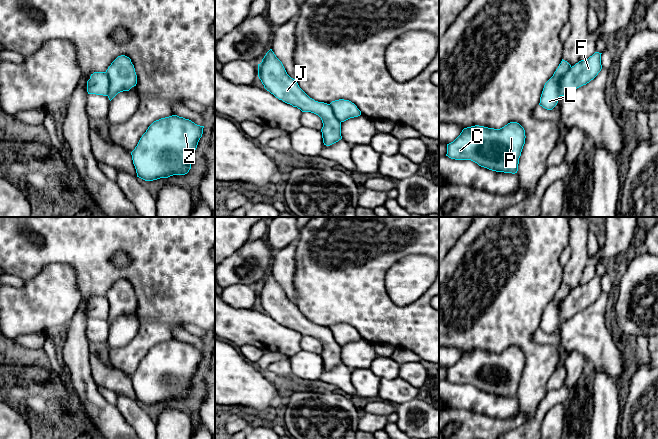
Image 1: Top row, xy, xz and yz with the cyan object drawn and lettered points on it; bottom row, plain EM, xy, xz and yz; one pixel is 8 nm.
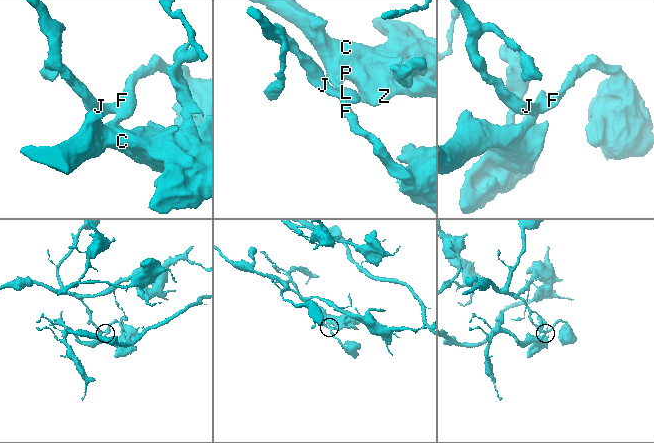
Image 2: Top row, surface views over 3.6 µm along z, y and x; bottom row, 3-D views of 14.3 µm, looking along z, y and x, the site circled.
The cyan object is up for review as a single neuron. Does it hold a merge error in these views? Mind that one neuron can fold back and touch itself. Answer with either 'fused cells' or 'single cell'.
fused cells

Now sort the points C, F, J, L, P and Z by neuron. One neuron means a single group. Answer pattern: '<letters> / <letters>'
C L P Z / F J

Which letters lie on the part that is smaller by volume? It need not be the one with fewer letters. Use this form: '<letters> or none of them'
C, L, P, Z

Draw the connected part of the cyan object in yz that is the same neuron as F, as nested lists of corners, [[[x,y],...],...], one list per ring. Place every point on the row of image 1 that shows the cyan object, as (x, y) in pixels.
[[[595,52],[588,59],[581,60],[572,66],[559,79],[559,95],[569,95],[577,88],[593,80],[602,69],[601,54],[602,53]]]

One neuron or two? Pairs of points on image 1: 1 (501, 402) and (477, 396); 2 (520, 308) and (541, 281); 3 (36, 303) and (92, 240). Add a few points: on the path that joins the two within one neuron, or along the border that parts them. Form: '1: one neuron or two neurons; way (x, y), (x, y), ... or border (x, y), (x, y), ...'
1: one neuron; way (495, 402), (483, 402)
2: one neuron; way (521, 301), (534, 288)
3: two neurons; border (46, 264), (68, 264), (74, 270), (78, 288)

